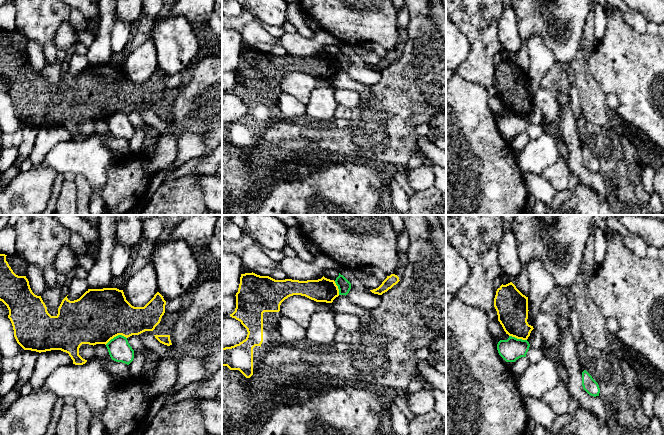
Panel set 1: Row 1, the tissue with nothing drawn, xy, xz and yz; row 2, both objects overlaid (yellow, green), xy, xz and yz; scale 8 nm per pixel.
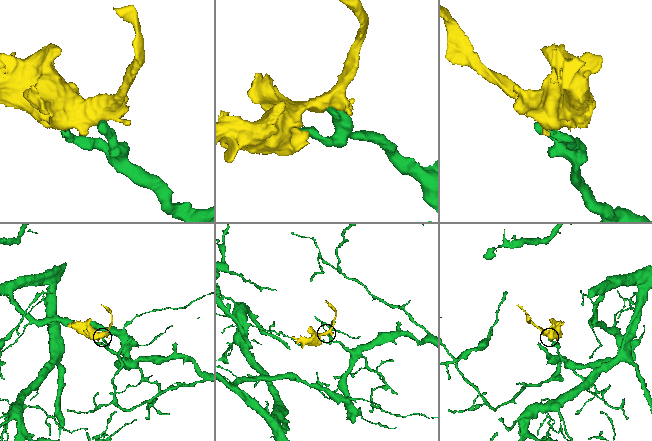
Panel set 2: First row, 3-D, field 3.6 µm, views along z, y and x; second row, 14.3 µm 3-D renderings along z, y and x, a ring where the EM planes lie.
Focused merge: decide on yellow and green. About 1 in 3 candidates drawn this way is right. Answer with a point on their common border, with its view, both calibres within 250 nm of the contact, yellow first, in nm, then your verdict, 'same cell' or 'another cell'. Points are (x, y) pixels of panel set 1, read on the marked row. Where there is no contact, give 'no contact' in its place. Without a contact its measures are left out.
meets yellow in xy at (115, 336); 420 nm thick on the yellow side, 180 nm on the other; another cell

